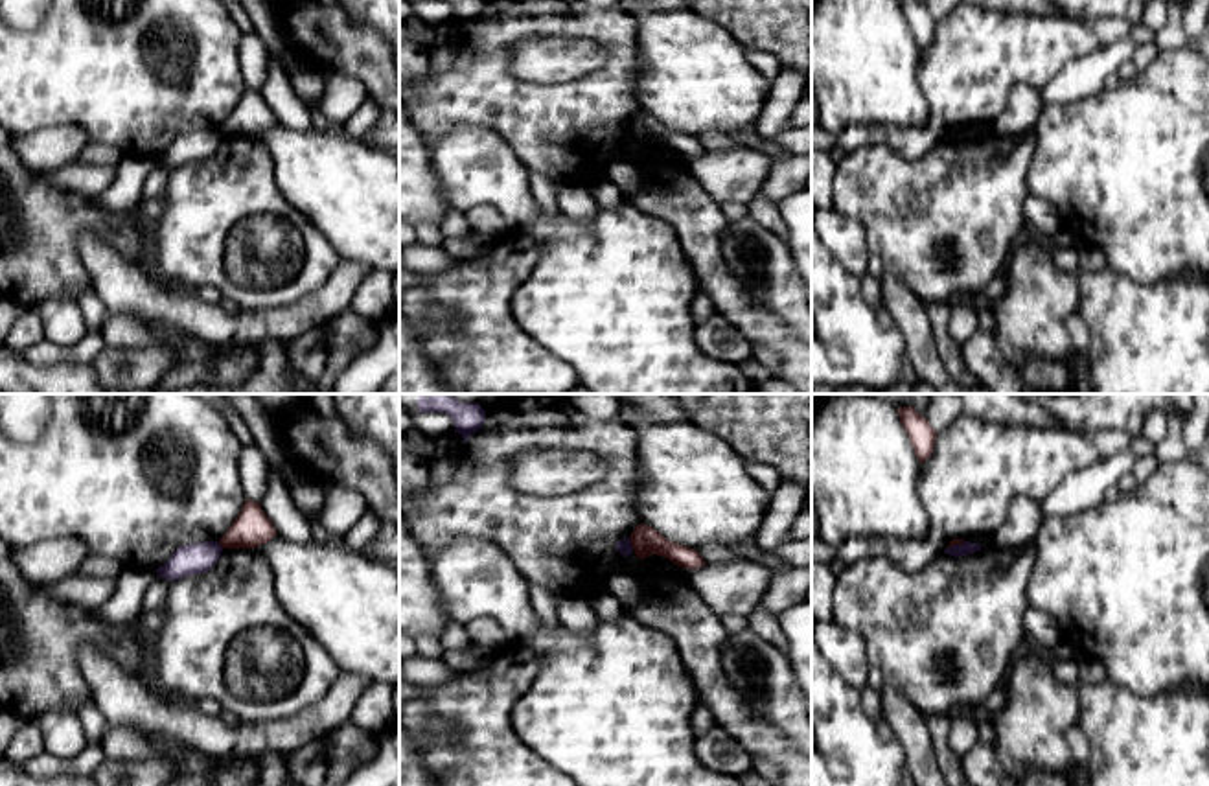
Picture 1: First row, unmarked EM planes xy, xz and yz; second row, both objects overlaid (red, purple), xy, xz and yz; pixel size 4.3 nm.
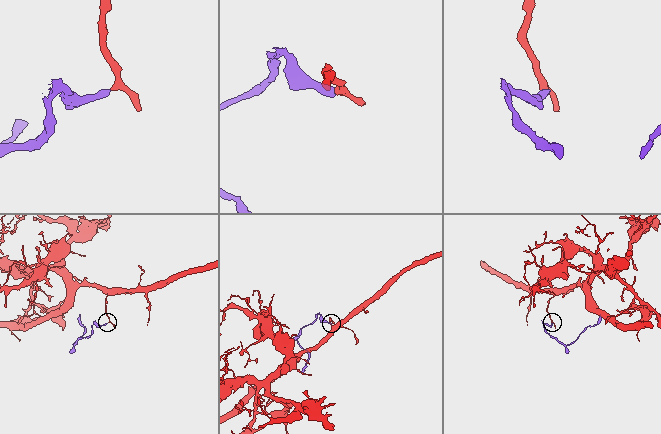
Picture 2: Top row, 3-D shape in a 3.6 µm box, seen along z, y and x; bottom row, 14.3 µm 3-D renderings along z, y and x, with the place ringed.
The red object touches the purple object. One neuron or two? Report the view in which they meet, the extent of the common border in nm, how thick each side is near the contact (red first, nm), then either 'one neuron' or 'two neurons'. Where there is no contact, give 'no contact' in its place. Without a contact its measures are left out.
contact in xz; length 60 nm; calibres 130 and 70 nm; two neurons

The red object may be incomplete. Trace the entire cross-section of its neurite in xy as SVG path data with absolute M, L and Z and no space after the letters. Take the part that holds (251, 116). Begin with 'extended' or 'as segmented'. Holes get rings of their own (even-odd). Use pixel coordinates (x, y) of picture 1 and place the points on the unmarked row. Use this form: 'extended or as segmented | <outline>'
as segmented | M245 87L239 103L219 127L223 136L256 136L276 123L272 109L265 103L259 90Z

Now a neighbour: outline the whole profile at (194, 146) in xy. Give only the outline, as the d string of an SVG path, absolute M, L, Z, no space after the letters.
M219 129L190 131L178 134L156 160L171 169L190 162L208 160L217 151L221 140L223 134Z

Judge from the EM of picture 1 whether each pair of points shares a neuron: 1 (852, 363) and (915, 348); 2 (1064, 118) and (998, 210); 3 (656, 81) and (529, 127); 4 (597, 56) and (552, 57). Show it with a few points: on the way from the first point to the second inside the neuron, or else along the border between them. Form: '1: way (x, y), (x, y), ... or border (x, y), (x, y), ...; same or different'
1: border (887, 310), (902, 335), (906, 352); different
2: border (1035, 129), (1035, 155), (1025, 179), (1029, 192); different
3: border (641, 46), (635, 85), (639, 109); different
4: way (586, 56), (564, 57); same

